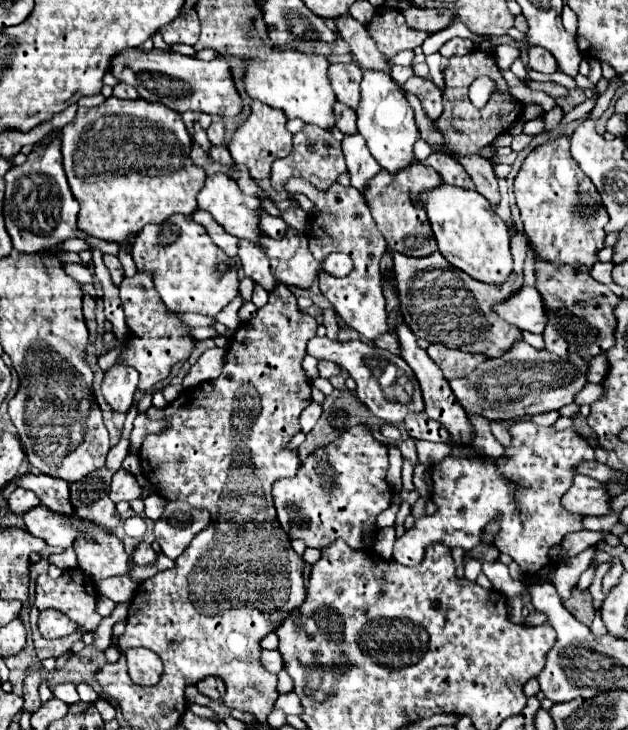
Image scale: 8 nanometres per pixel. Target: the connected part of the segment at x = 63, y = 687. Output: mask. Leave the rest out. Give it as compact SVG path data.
M71 683L56 685L53 689L53 695L56 698L66 702L69 706L80 701L76 685Z

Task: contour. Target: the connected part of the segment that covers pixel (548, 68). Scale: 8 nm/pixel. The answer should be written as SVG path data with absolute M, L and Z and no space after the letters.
M530 46L526 48L528 52L528 66L532 70L538 70L538 72L556 72L558 66L556 66L556 58L552 58L552 54L540 46Z

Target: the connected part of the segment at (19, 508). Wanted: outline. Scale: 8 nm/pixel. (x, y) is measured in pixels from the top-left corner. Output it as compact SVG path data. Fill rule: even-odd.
M16 488L10 498L8 498L8 504L12 508L14 514L22 514L24 510L30 510L32 506L38 506L40 500L36 498L36 494L32 490L24 490L24 488Z

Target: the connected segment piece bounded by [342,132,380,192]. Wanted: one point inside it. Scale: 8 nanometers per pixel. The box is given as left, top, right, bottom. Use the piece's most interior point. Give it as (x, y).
(361, 164)

